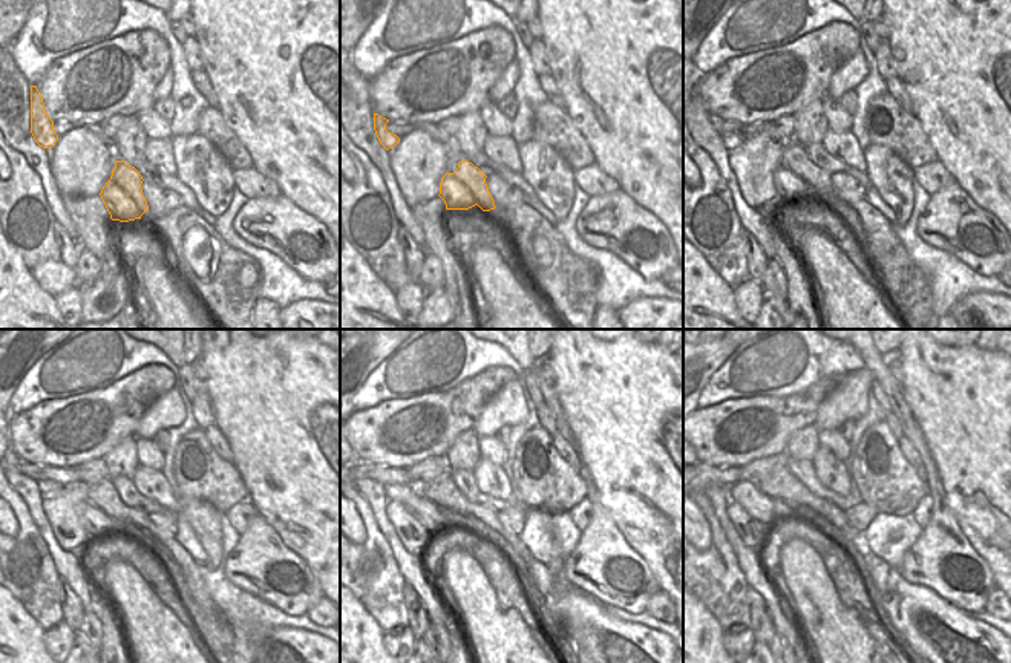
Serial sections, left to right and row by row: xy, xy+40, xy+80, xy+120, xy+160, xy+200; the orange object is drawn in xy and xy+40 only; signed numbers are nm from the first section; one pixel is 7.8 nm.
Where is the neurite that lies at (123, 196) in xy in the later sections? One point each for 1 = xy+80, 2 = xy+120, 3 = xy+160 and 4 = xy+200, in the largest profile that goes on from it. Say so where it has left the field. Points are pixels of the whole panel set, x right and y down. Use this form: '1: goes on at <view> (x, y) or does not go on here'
1: goes on at xy+80 (814, 181)
2: goes on at xy+120 (95, 522)
3: goes on at xy+160 (431, 516)
4: goes on at xy+200 (762, 507)

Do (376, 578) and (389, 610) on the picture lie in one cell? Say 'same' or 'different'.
same

